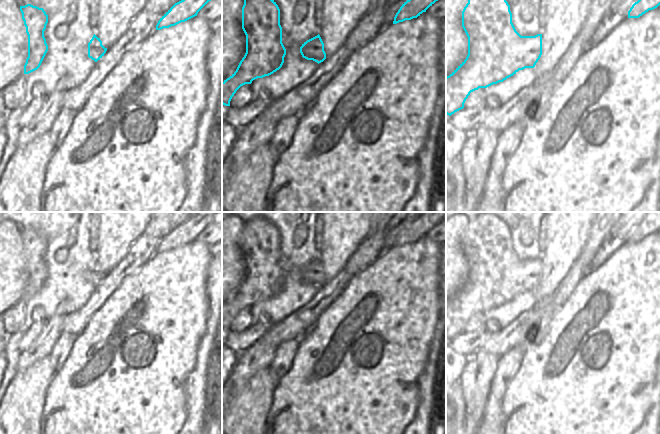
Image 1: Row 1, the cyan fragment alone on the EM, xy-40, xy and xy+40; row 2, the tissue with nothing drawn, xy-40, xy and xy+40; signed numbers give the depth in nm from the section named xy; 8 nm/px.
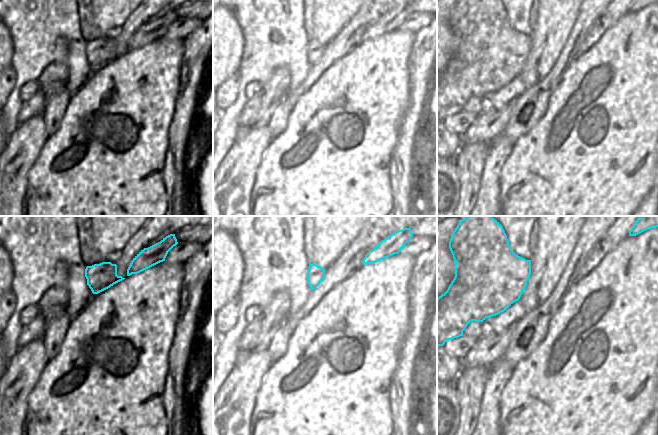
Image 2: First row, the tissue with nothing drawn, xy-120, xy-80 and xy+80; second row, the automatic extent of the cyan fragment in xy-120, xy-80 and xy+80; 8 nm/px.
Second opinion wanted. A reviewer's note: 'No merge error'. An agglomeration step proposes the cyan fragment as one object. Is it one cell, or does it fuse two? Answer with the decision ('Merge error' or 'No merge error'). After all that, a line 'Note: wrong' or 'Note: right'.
No merge error.
Note: right

